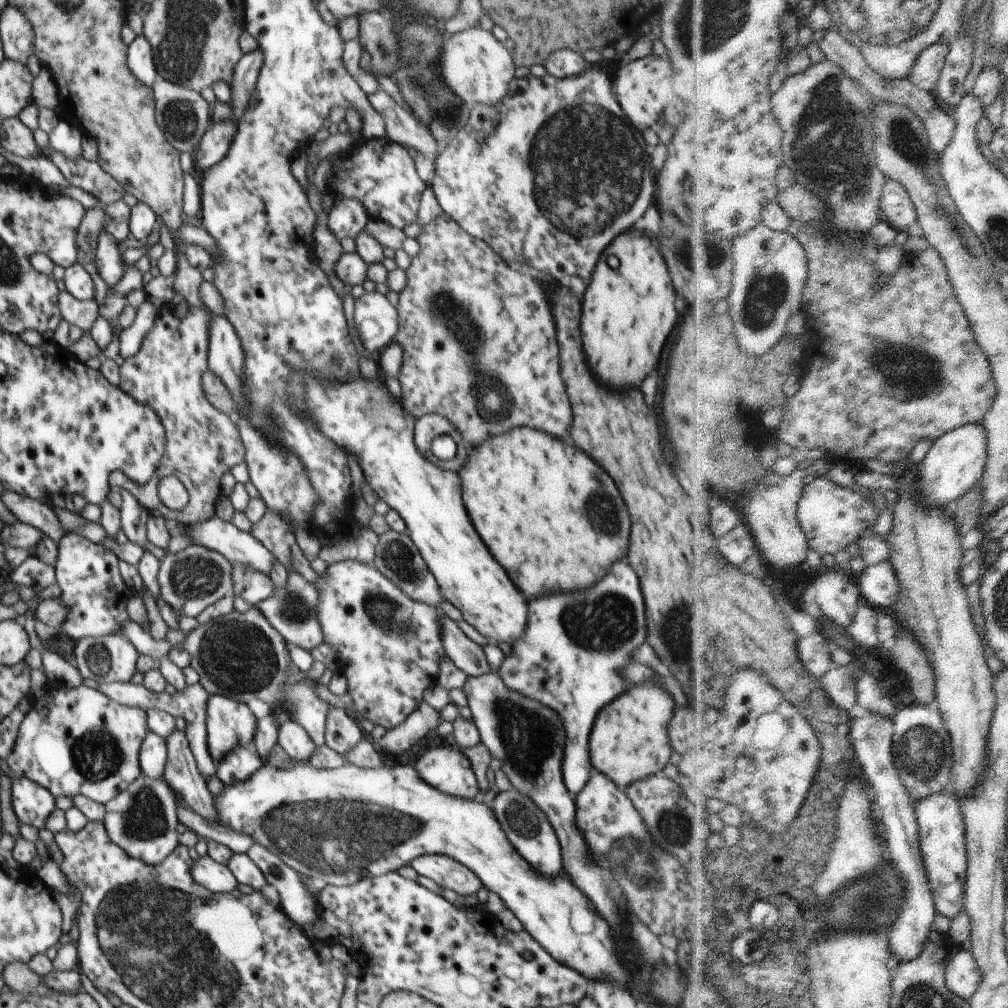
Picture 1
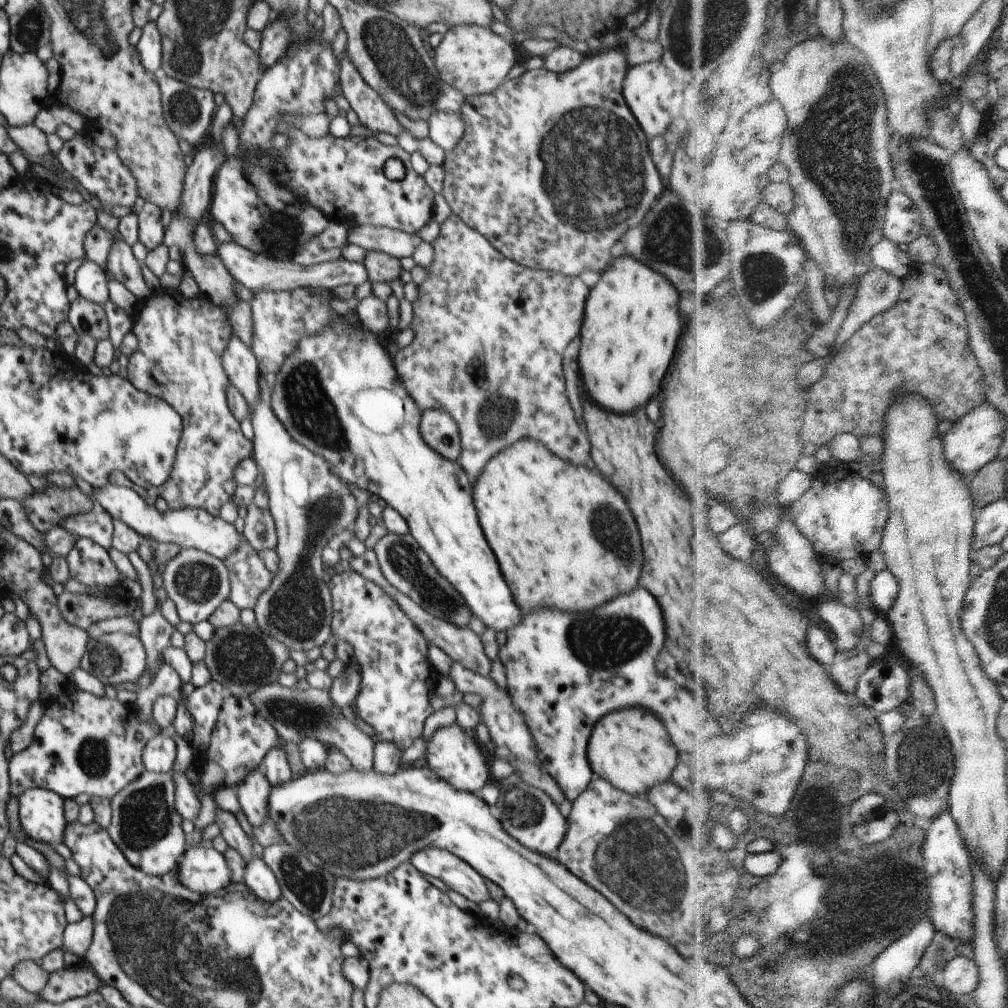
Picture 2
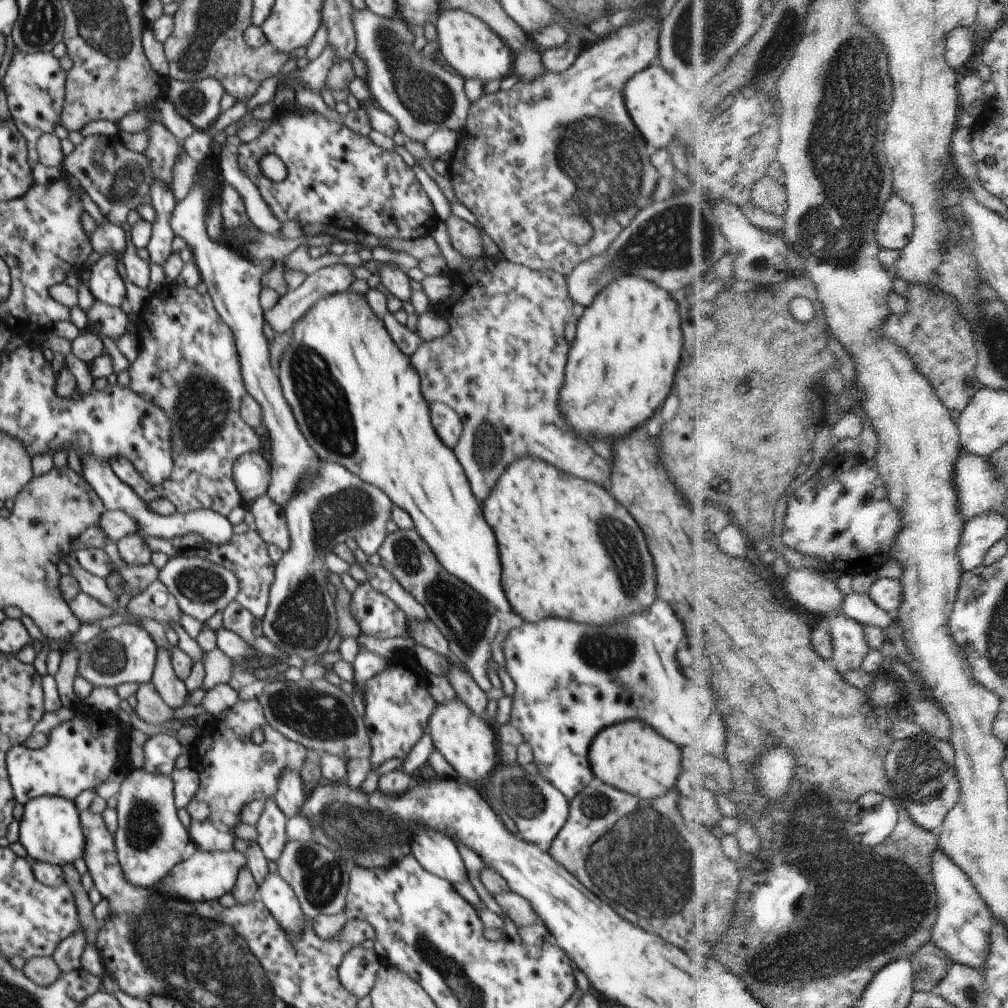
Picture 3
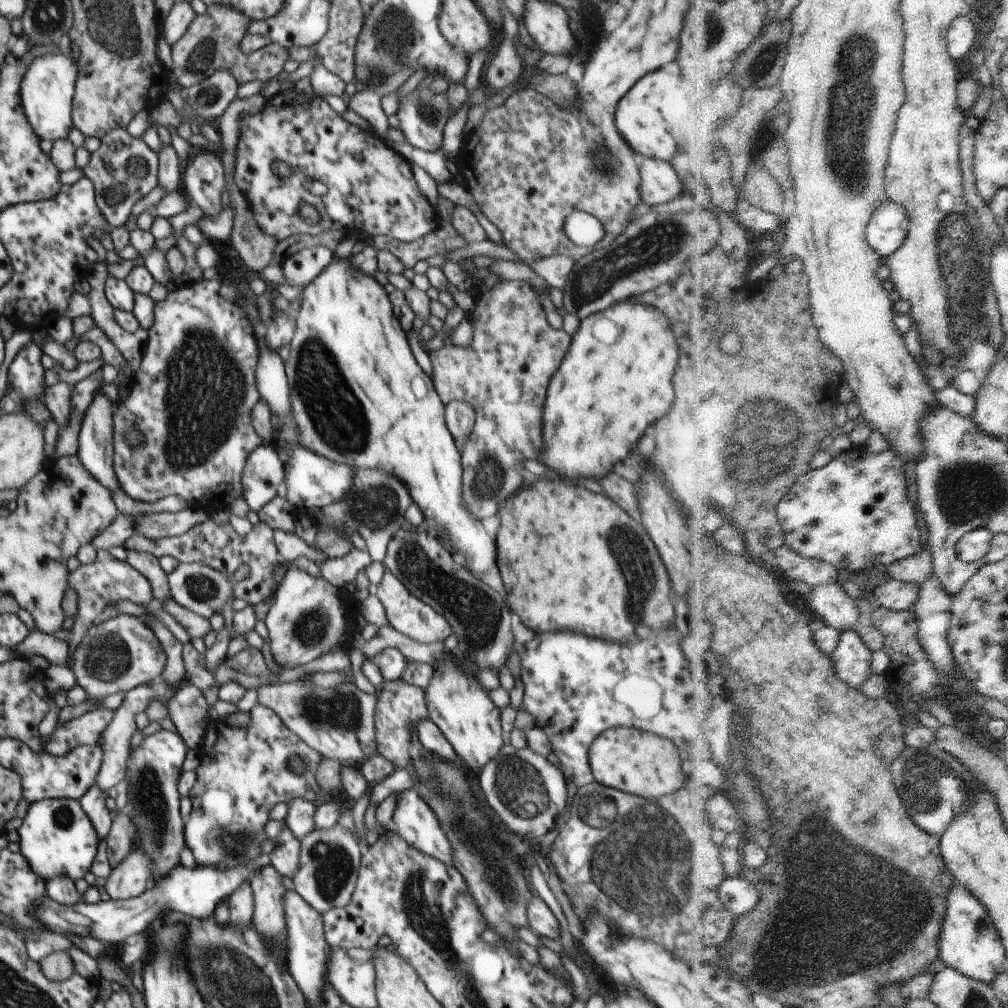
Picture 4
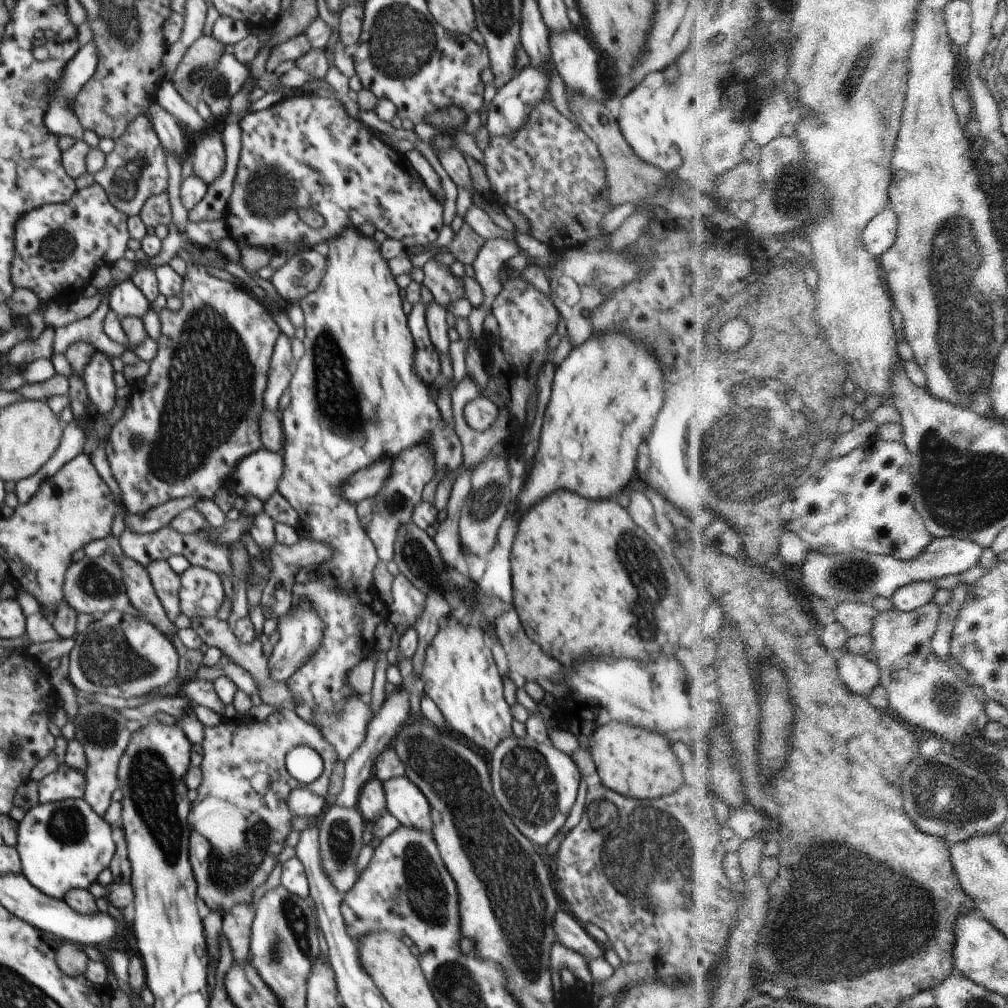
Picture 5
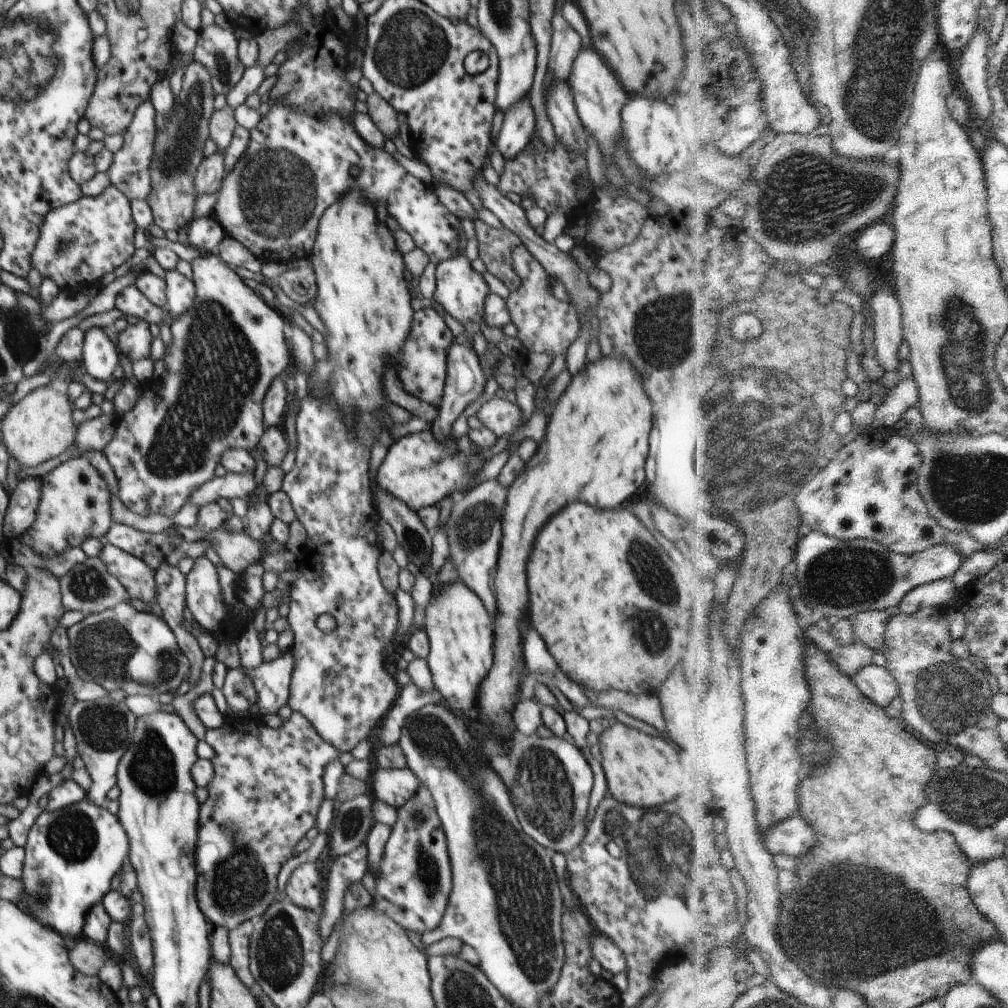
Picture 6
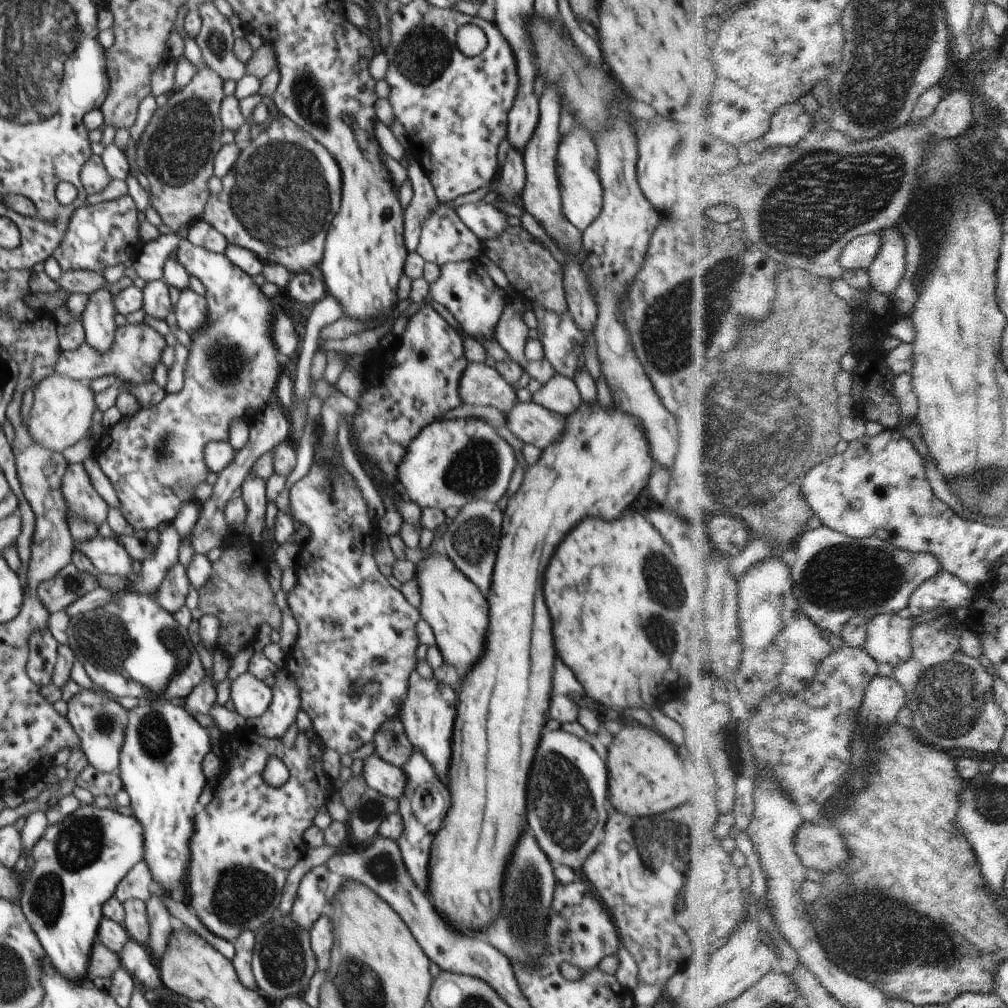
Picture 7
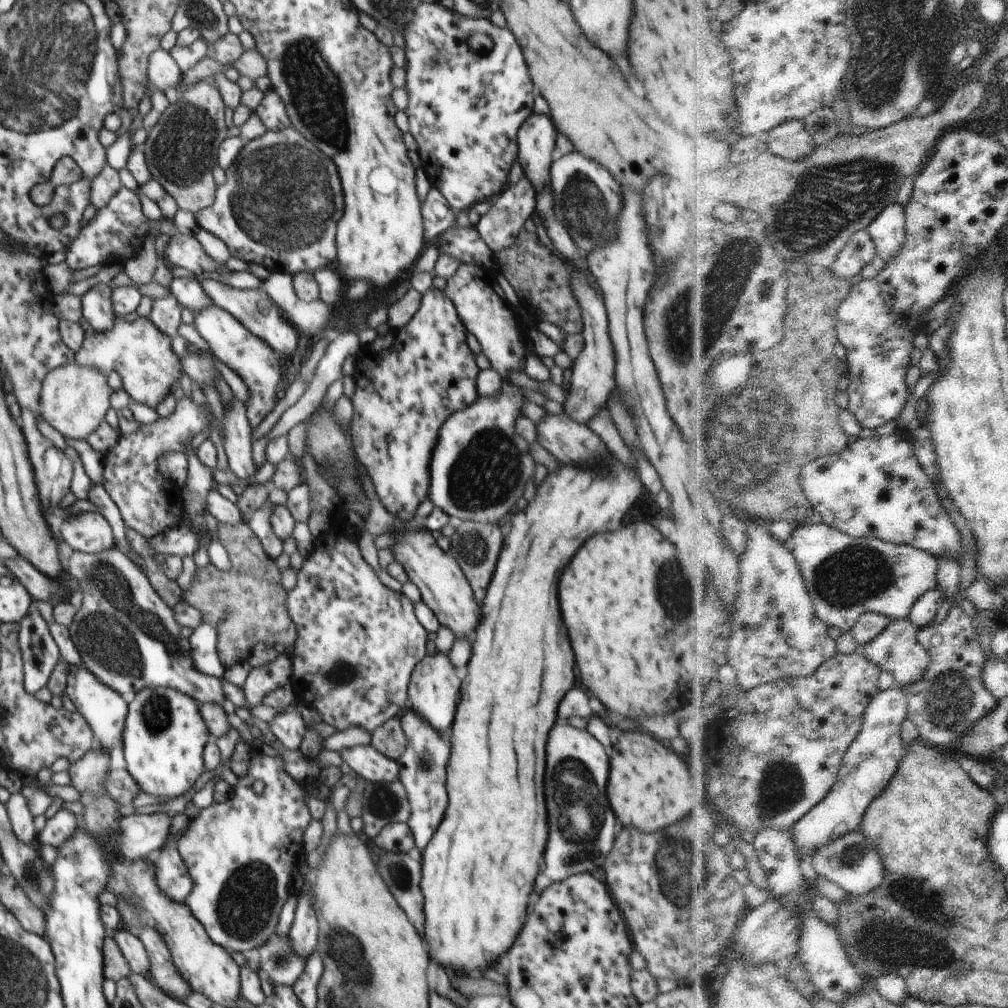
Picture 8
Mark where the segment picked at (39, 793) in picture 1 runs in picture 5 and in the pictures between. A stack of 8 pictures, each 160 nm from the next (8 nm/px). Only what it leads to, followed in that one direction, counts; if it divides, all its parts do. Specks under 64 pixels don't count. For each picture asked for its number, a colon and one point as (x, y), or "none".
2: (41, 811)
3: (50, 830)
4: (56, 838)
5: (64, 845)

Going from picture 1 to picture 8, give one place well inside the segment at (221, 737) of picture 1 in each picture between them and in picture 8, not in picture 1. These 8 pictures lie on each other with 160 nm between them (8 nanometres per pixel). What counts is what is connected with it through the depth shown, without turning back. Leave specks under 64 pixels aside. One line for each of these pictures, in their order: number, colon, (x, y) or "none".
2: (241, 739)
3: (235, 770)
4: (238, 784)
5: (237, 832)
6: (267, 788)
7: (247, 839)
8: (241, 853)

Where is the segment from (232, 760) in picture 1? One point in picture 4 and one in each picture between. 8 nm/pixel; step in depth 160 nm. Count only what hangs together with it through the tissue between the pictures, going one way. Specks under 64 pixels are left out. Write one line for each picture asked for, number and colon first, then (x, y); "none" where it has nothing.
2: (254, 792)
3: (271, 826)
4: (284, 857)

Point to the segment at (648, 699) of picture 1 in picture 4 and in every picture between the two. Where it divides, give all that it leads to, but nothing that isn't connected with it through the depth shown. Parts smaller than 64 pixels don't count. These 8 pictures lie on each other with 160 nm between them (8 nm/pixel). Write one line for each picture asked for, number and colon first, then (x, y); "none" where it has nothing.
2: (631, 749)
3: (631, 757)
4: (634, 761)

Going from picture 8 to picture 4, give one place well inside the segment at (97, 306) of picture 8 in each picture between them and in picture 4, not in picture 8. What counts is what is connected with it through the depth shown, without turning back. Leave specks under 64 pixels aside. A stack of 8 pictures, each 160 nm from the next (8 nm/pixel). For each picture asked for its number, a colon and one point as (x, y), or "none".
4: (95, 440)
5: (98, 375)
6: (100, 355)
7: (99, 324)

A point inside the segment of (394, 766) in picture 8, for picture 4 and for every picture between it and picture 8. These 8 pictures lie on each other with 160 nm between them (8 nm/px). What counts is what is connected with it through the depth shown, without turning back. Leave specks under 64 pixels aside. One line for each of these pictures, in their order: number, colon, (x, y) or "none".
4: (414, 821)
5: (405, 801)
6: (394, 787)
7: (388, 779)

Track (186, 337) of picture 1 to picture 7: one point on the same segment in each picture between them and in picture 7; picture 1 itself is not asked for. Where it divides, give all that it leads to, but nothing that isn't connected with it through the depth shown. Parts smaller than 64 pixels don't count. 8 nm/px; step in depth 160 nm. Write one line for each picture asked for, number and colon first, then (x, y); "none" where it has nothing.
2: (181, 340)
3: (188, 364)
4: (192, 397)
5: (197, 411)
6: (227, 348)
7: (154, 459)

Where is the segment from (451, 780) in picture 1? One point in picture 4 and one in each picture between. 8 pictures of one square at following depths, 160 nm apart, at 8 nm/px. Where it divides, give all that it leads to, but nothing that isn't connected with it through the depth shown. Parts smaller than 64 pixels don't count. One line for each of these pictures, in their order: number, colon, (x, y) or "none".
2: (454, 754)
3: (469, 743)
4: (458, 704)

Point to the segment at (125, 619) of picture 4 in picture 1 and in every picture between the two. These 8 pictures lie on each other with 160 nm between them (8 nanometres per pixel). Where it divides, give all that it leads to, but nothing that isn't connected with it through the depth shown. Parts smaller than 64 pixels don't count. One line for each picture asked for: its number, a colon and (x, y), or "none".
1: (113, 658)
2: (115, 658)
3: (125, 653)

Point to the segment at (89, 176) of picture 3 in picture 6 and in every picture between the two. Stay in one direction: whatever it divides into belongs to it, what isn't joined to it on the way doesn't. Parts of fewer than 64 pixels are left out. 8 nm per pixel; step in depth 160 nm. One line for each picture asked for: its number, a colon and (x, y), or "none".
4: (123, 170)
5: (135, 170)
6: (130, 171)

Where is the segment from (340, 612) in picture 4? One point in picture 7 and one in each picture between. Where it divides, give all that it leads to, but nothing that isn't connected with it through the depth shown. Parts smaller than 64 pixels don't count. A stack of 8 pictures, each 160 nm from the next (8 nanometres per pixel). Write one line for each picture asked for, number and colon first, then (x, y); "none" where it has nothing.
5: (301, 629)
6: (272, 680)
7: (281, 714)

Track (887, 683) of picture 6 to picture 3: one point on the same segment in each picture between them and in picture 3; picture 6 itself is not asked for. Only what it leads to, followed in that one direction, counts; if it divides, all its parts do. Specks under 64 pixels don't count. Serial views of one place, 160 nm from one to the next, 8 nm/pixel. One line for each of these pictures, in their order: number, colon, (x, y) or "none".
3: (851, 646)
4: (853, 659)
5: (863, 676)

